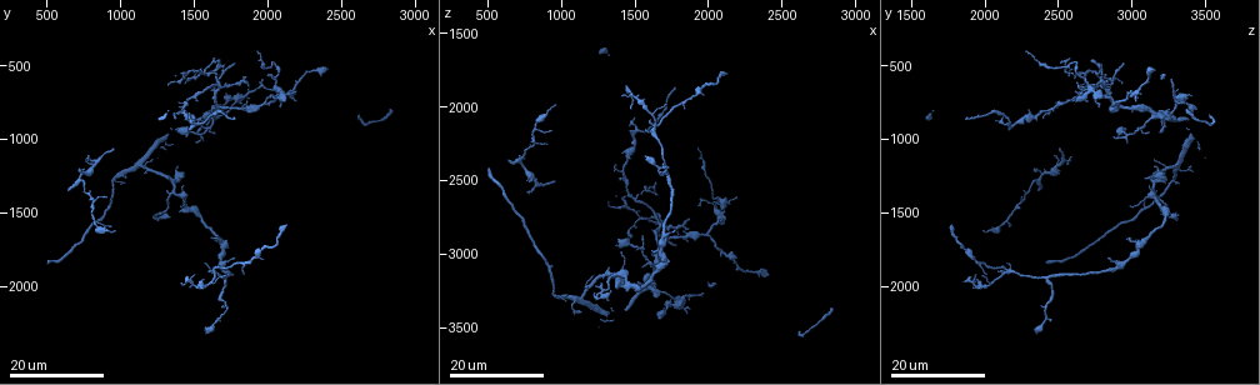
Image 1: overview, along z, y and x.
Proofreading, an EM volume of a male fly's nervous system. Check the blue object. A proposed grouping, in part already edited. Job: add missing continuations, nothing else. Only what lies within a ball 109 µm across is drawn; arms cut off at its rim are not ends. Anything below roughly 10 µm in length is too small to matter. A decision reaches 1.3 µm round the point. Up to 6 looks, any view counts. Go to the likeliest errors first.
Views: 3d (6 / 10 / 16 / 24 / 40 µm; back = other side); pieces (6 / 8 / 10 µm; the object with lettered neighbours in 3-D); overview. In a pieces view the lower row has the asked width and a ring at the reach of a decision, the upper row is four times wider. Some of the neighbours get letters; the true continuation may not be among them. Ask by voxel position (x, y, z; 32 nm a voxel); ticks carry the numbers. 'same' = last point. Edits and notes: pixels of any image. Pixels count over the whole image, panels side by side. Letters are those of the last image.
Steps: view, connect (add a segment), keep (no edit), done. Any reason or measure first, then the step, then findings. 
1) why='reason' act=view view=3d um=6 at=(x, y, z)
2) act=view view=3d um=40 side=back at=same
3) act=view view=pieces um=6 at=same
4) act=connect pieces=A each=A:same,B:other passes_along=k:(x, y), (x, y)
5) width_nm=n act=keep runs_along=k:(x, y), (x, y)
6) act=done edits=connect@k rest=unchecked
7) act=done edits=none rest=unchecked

why='branch stops here' act=view view=3d um=24 at=(1560, 2320, 2340)

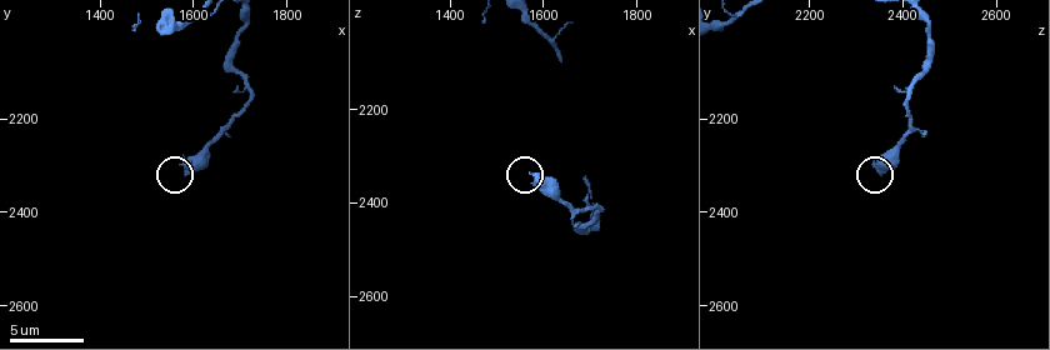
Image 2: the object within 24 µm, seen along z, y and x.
act=view view=pieces um=6 at=(1575, 2300, 2335)

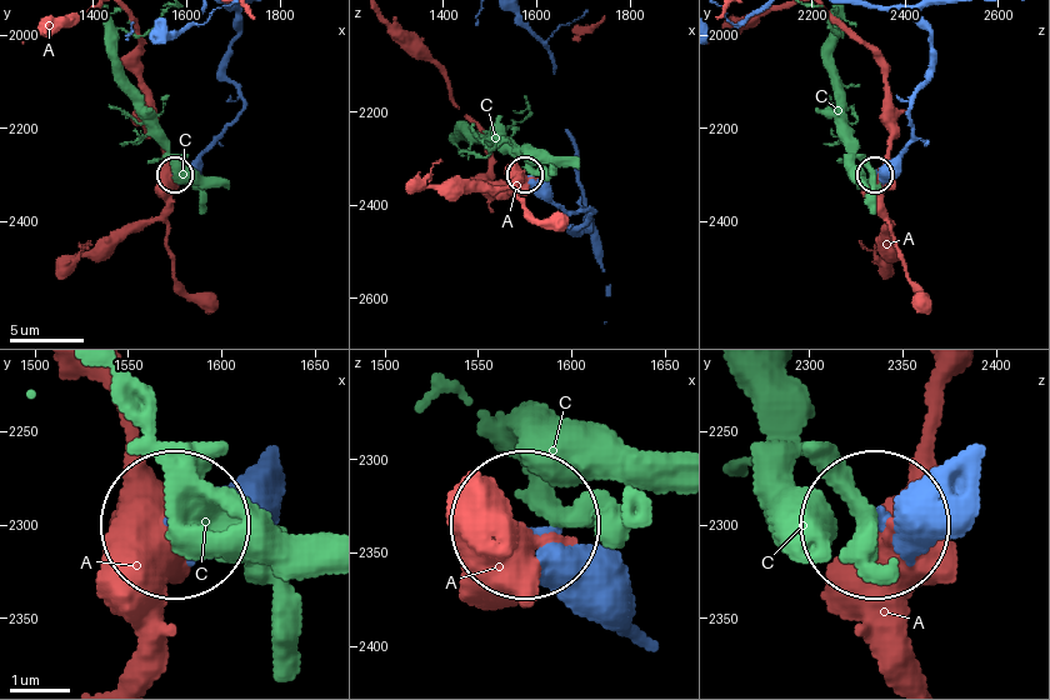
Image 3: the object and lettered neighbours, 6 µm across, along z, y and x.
act=keep each=A:other,C:other runs_along=3:(595, 229), (526, 178) found='no lettered segment goes on from it'

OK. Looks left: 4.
why='thin end' act=view view=3d um=24 at=(1620, 1680, 2980)

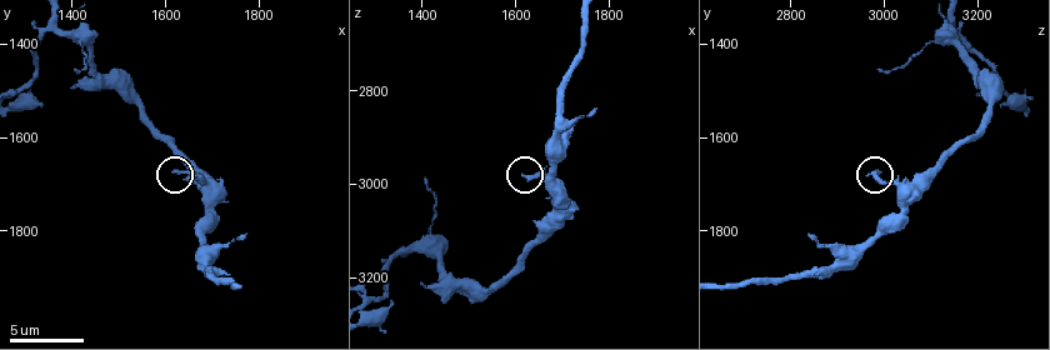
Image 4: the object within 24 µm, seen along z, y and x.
act=view view=pieces um=8 at=(1625, 1670, 2990)

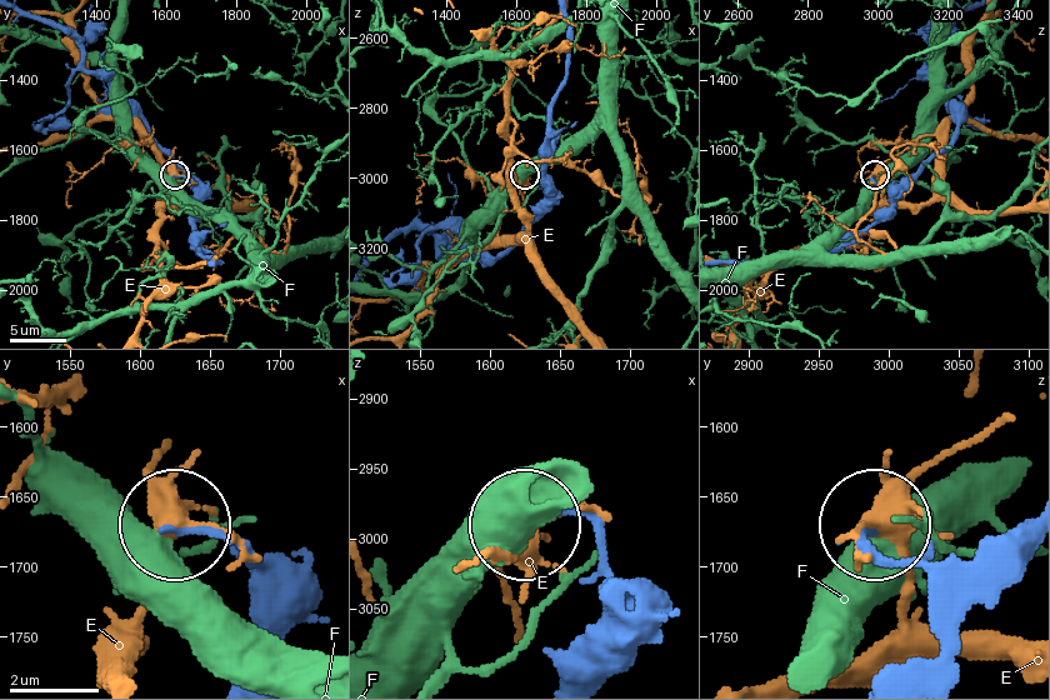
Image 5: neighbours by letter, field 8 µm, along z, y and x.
width_nm=170 act=keep each=E:other,F:other runs_along=5:(1029, 525), (961, 566), (894, 566), (864, 544), (868, 525) found='no lettered segment goes on from it'

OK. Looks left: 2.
why='an open end' act=view view=3d um=24 at=(1760, 860, 1880)

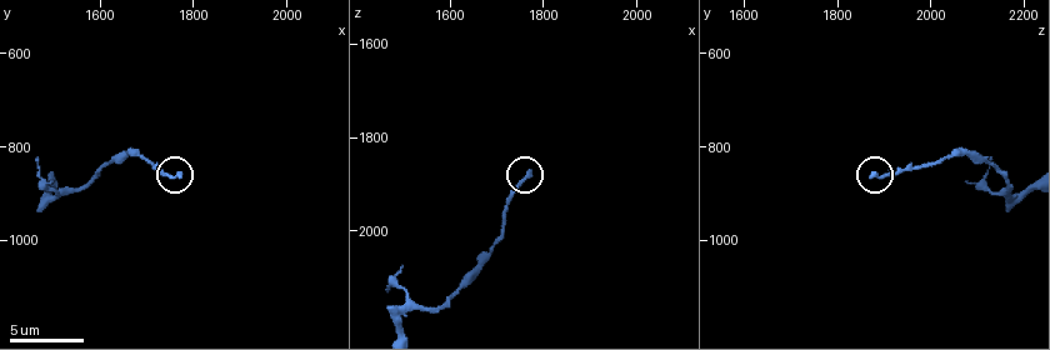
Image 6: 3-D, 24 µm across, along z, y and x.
act=view view=pieces um=6 at=(1770, 855, 1875)

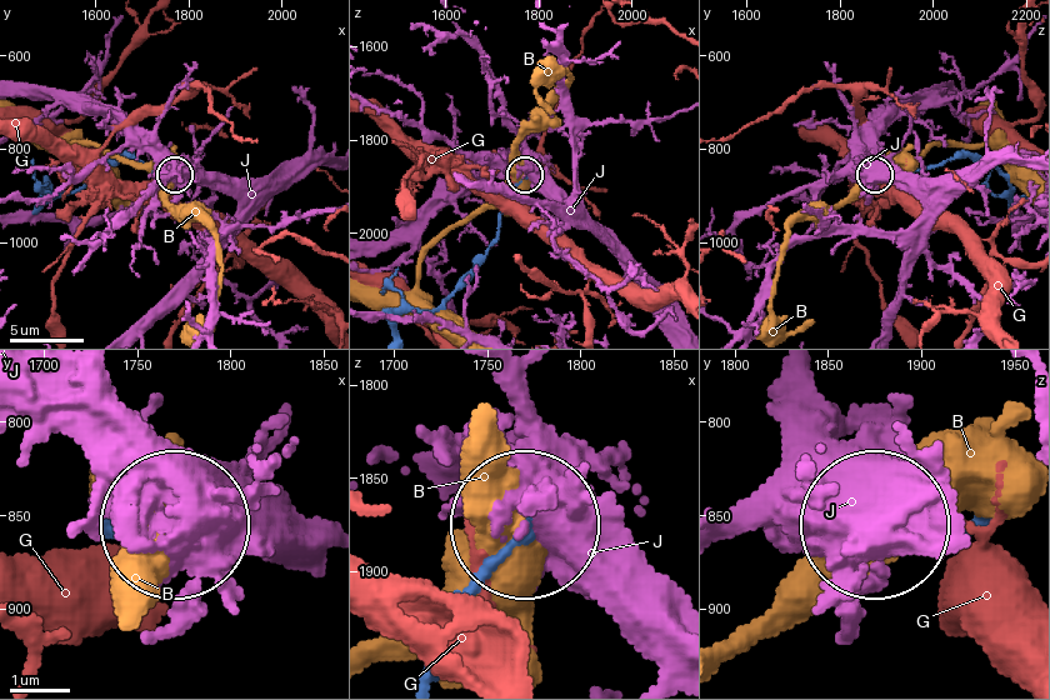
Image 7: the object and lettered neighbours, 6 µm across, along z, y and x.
act=keep each=B:other,G:other,J:other found='none of them fits'

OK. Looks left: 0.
act=done edits=none rest=unchecked

